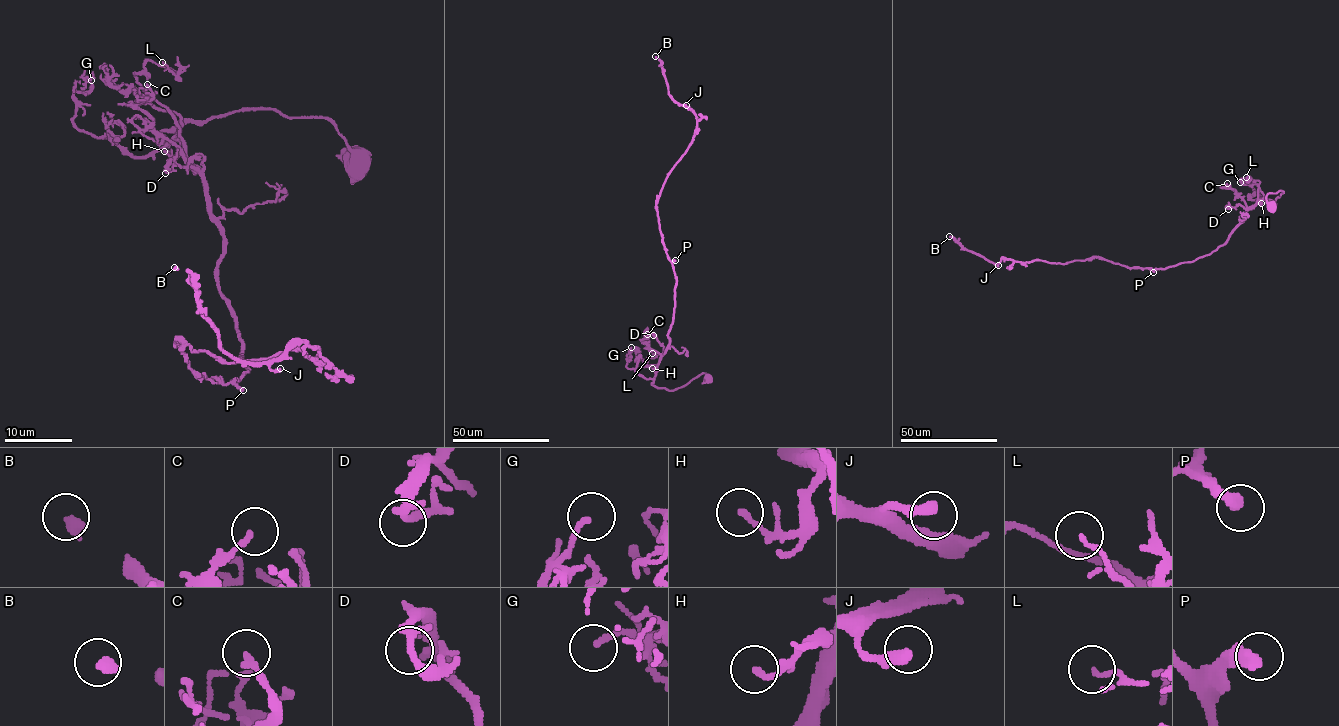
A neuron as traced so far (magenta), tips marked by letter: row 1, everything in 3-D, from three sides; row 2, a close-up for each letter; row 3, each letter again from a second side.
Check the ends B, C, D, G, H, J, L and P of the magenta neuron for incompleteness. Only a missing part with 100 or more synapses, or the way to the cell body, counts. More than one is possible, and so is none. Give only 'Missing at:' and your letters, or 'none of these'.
Missing at: B

